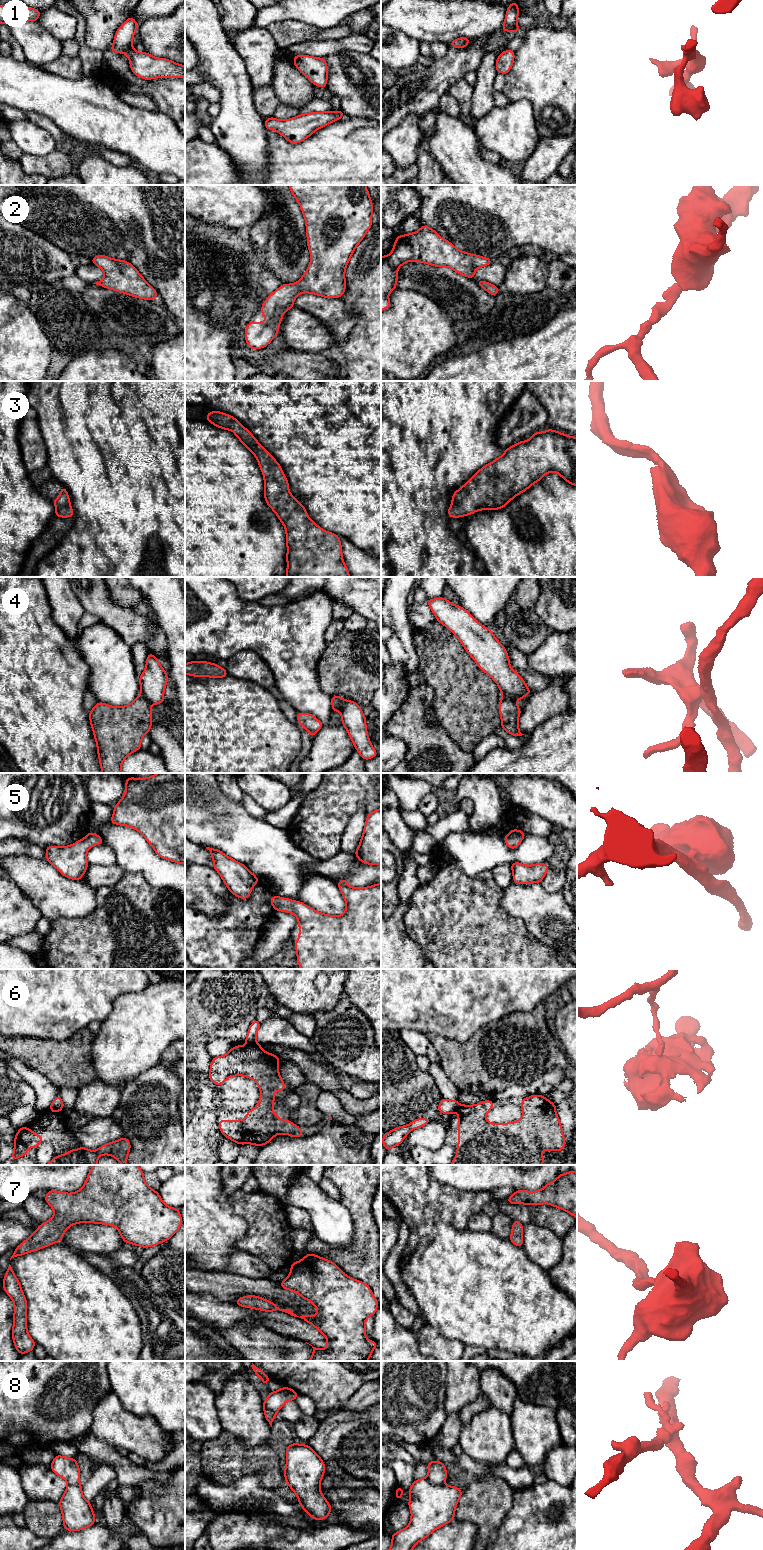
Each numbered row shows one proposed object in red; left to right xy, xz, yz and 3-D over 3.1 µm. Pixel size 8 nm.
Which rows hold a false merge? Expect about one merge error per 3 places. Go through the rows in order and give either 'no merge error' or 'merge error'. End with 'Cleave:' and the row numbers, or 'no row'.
1: no merge error
2: no merge error
3: no merge error
4: merge error
5: no merge error
6: merge error
7: no merge error
8: merge error
Cleave: 4, 6, 8

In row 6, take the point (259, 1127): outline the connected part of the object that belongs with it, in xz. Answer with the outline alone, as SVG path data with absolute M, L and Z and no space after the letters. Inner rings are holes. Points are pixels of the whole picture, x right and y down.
M246 1044L232 1047L224 1056L213 1057L209 1078L216 1085L220 1086L232 1076L246 1076L255 1081L260 1089L261 1096L255 1108L246 1113L244 1120L219 1120L218 1126L223 1136L242 1144L253 1144L259 1147L269 1143L275 1135L286 1134L292 1137L303 1137L301 1128L290 1120L282 1121L273 1113L274 1096L276 1091L285 1090L286 1086L279 1075L278 1063L280 1058L273 1053L268 1053L261 1048L261 1044Z

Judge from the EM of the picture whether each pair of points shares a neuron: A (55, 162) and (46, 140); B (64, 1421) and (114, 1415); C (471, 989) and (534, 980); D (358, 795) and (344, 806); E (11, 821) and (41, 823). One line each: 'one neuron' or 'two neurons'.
A: two neurons
B: two neurons
C: one neuron
D: one neuron
E: one neuron

